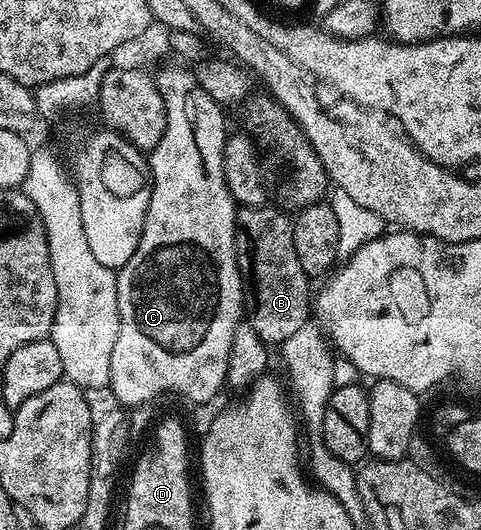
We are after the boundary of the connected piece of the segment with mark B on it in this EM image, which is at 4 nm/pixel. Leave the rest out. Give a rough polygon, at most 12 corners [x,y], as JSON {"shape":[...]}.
{"shape":[[240,207],[245,320],[282,346],[313,316],[312,281],[278,207]]}

